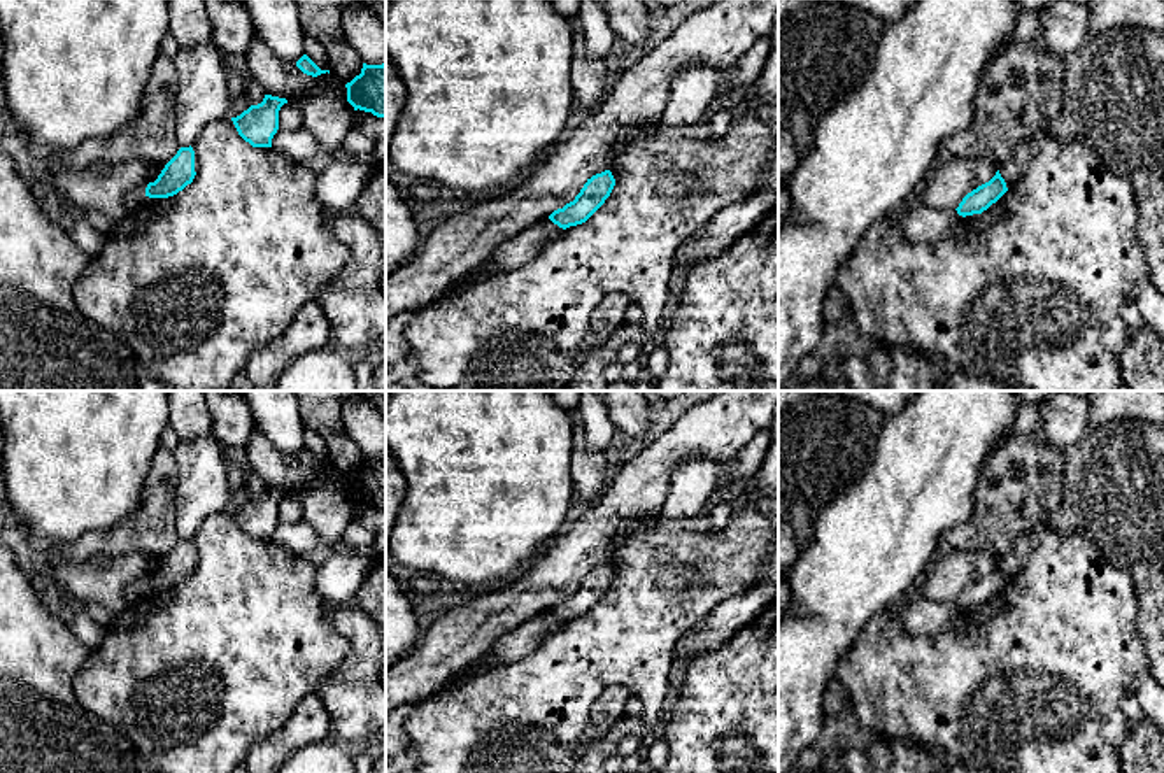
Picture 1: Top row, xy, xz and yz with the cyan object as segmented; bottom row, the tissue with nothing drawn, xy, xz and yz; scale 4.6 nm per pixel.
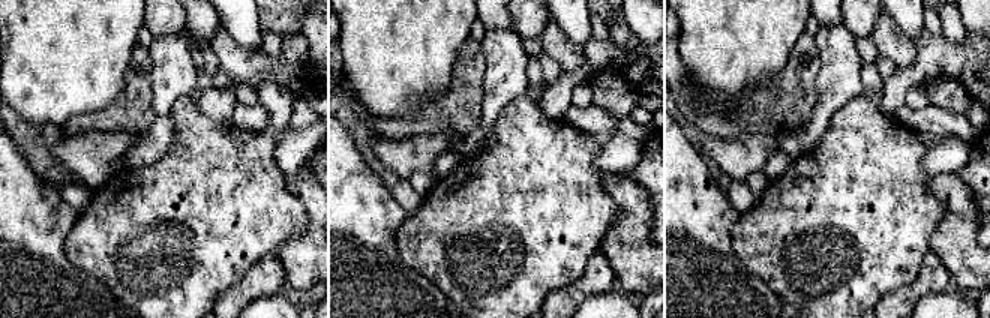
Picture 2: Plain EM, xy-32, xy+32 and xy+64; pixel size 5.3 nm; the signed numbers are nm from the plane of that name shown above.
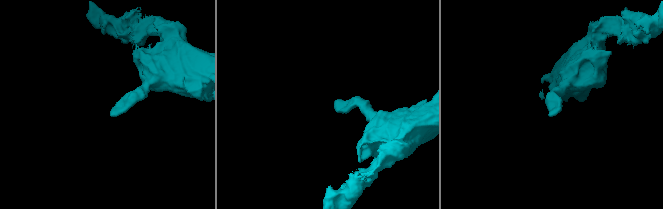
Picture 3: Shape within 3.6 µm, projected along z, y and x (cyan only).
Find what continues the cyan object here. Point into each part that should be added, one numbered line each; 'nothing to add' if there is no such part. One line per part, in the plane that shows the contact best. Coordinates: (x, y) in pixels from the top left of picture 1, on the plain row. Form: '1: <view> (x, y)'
nothing to add

